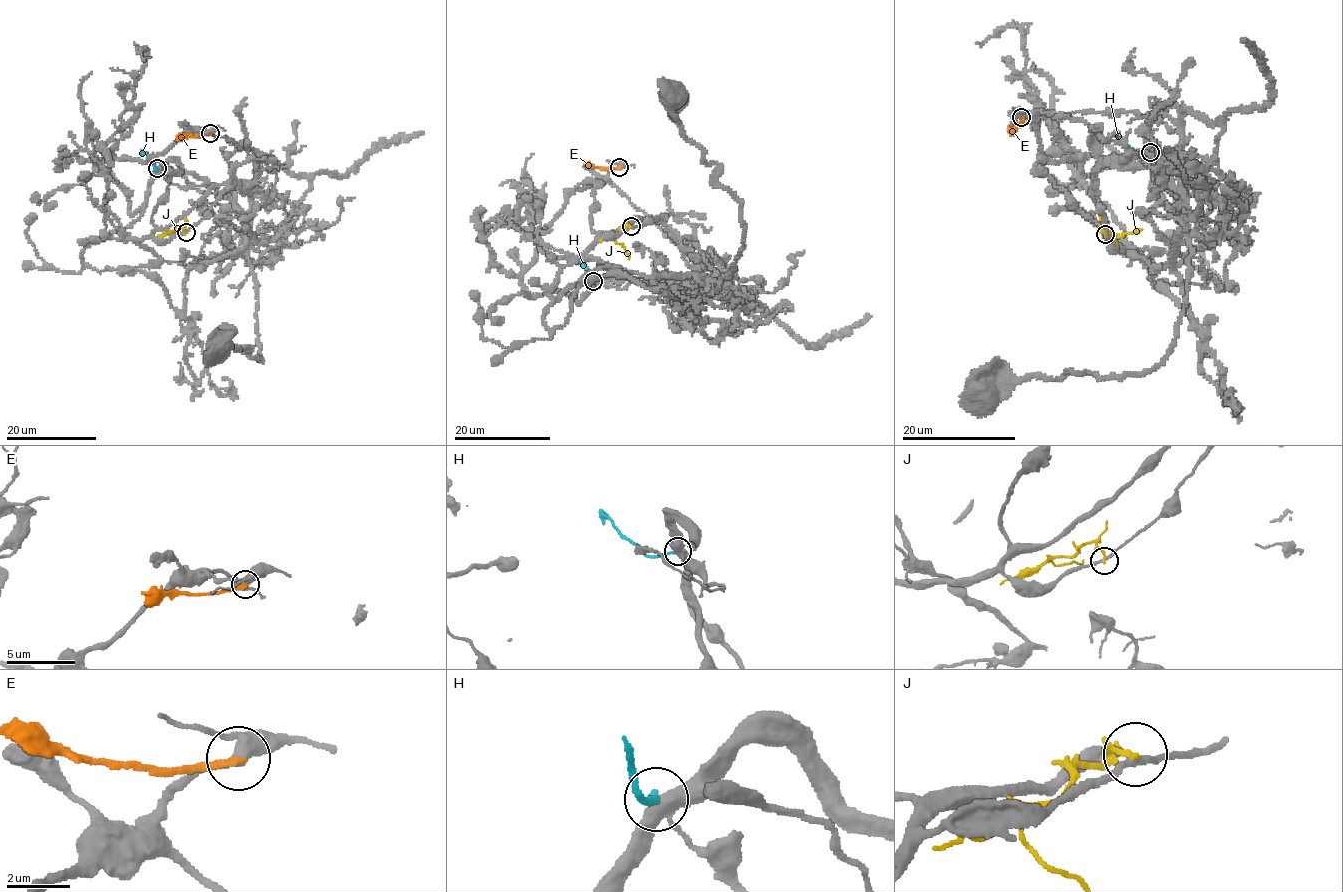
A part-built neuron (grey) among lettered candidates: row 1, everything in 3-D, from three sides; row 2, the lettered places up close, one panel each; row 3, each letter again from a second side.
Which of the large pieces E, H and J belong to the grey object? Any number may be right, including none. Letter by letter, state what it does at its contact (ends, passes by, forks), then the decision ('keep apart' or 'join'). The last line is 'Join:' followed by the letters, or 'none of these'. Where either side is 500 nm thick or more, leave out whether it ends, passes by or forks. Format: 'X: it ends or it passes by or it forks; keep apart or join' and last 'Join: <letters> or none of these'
E: it ends; keep apart
H: it ends; keep apart
J: it ends; keep apart
Join: none of these

